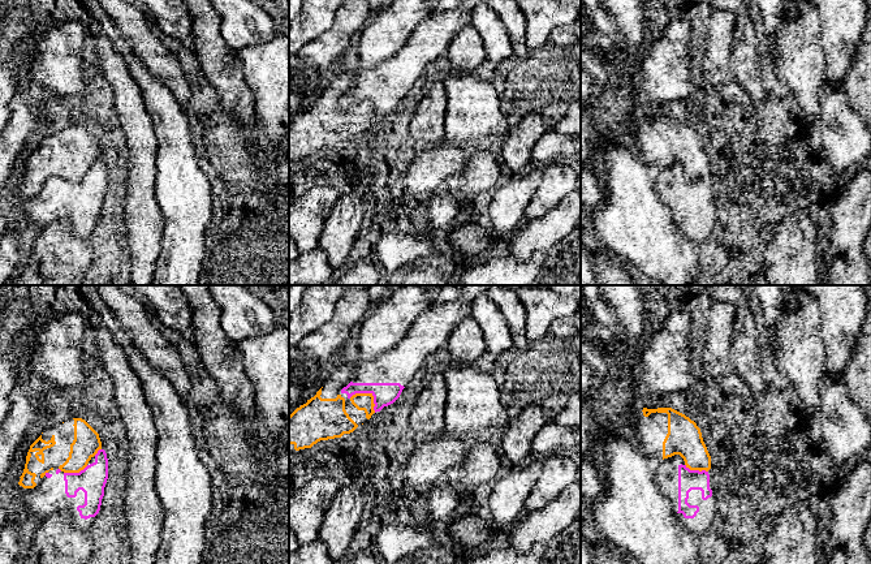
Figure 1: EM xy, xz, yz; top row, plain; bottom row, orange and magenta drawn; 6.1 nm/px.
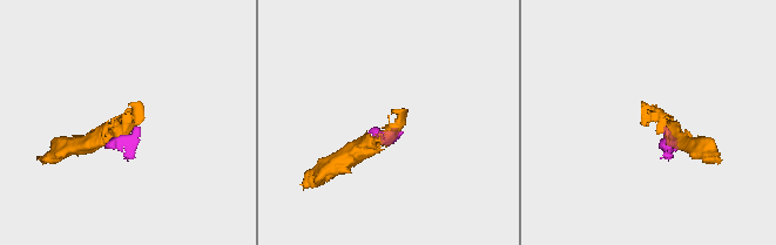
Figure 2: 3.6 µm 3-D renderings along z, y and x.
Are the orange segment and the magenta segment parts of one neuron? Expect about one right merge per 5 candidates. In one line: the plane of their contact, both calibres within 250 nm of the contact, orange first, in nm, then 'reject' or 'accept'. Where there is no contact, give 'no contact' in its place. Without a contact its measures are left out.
xz | 110/140 nm | reject

